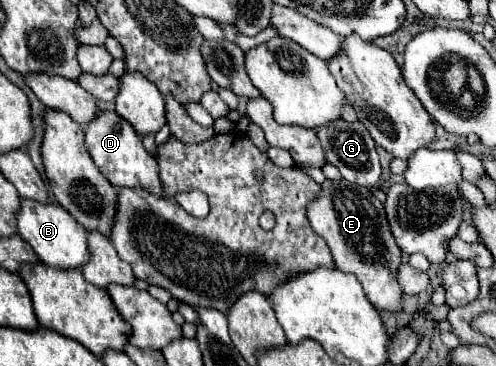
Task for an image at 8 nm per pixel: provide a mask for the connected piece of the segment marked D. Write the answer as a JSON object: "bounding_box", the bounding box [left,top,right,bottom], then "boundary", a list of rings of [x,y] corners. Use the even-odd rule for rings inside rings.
{"bounding_box":[85,112,163,196],"boundary":[[[99,112],[99,116],[87,126],[85,144],[103,176],[115,188],[143,188],[155,196],[163,194],[163,182],[159,180],[159,168],[155,158],[143,148],[141,138],[119,118],[115,112]]]}

